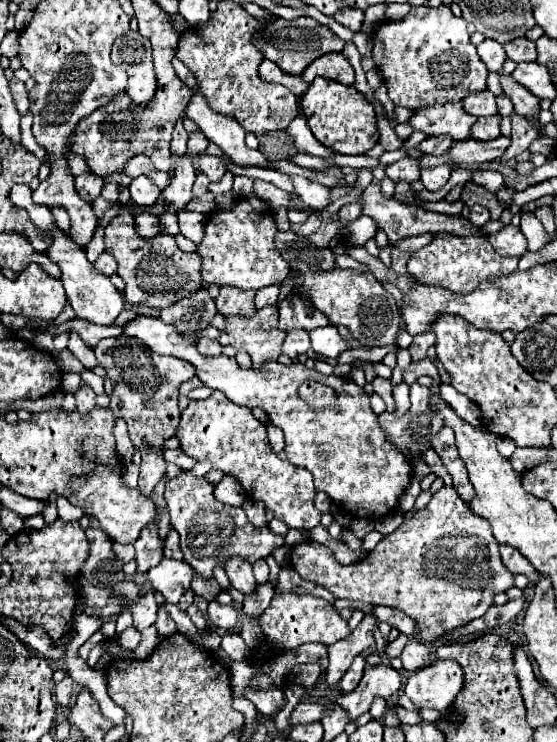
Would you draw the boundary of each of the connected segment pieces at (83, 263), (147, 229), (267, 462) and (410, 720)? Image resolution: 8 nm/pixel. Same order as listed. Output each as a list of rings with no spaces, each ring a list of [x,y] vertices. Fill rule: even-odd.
[[[15,184],[11,188],[11,194],[9,194],[11,202],[19,208],[25,208],[33,220],[35,226],[39,226],[39,230],[43,230],[45,234],[51,236],[51,244],[47,248],[47,256],[51,262],[55,262],[59,268],[61,268],[61,282],[63,282],[63,288],[67,292],[67,298],[69,298],[69,304],[73,306],[75,310],[75,316],[81,318],[81,320],[87,320],[91,324],[99,324],[99,326],[111,326],[115,322],[115,318],[121,314],[121,310],[125,308],[125,302],[123,302],[123,296],[121,292],[111,284],[109,276],[97,272],[93,268],[93,264],[87,260],[85,256],[85,250],[79,250],[79,246],[71,244],[71,238],[57,226],[51,210],[47,206],[39,206],[31,200],[31,188],[25,186],[25,184]]]
[[[143,212],[141,216],[135,216],[135,228],[137,228],[139,236],[143,236],[143,238],[155,236],[159,232],[159,218],[149,212]]]
[[[213,392],[205,400],[191,400],[181,414],[177,440],[187,456],[197,462],[207,460],[215,470],[237,478],[249,498],[263,502],[289,528],[311,530],[319,526],[321,512],[313,506],[315,486],[311,472],[281,460],[273,452],[265,426],[251,414],[251,408],[231,402],[221,392]]]
[[[393,706],[393,712],[397,714],[397,718],[399,718],[401,724],[419,724],[421,722],[421,718],[419,718],[417,712],[409,712],[403,706]]]

